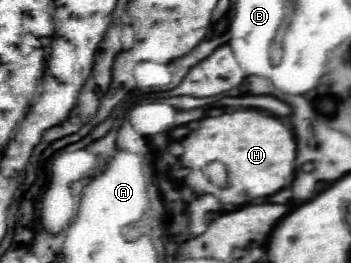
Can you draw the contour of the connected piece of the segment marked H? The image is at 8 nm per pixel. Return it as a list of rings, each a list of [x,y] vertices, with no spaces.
[[[240,110],[232,114],[220,114],[200,120],[200,128],[190,130],[190,134],[180,142],[184,154],[180,156],[184,166],[194,162],[222,162],[230,174],[230,188],[218,188],[206,180],[202,170],[192,170],[184,178],[184,184],[198,194],[212,194],[224,204],[244,206],[250,202],[260,202],[274,192],[290,186],[294,180],[294,160],[296,160],[296,140],[290,126],[262,110]]]

